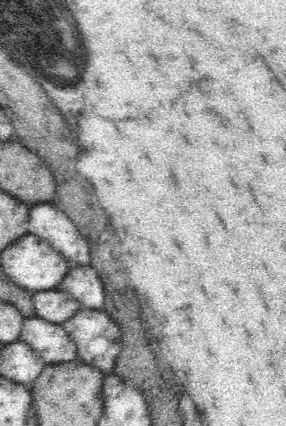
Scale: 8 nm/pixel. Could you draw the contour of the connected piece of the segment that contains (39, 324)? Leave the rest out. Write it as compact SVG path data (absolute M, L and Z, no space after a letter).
M34 314L26 317L21 326L19 340L31 346L44 359L46 365L67 363L77 357L77 346L62 324L51 323Z

